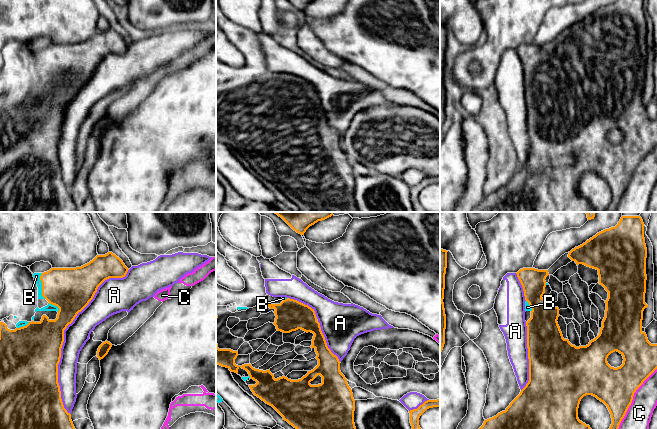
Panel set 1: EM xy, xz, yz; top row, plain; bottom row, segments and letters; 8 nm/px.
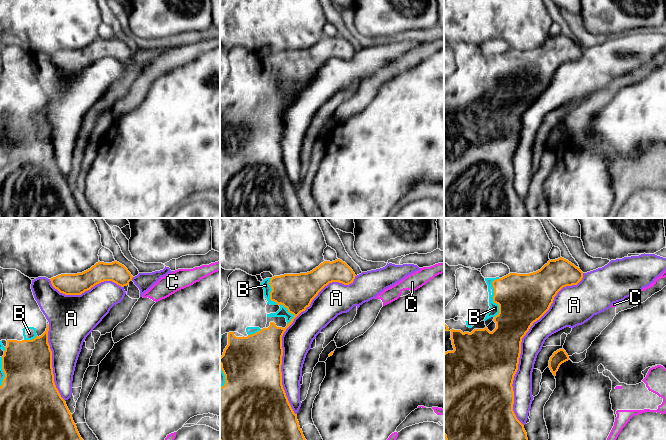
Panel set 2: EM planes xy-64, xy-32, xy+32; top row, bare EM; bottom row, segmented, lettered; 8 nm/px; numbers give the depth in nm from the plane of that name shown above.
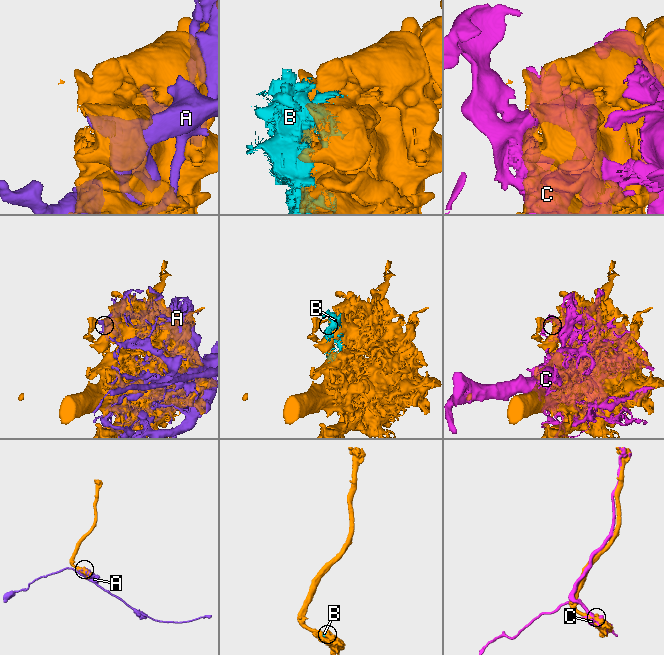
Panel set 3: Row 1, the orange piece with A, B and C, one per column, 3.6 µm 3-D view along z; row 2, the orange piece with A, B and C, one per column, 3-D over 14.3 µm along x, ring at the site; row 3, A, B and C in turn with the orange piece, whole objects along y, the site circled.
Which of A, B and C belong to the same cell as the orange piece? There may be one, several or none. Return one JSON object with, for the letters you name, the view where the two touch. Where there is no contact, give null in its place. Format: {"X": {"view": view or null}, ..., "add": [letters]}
{"add": []}

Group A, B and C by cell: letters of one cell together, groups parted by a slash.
A / B / C

